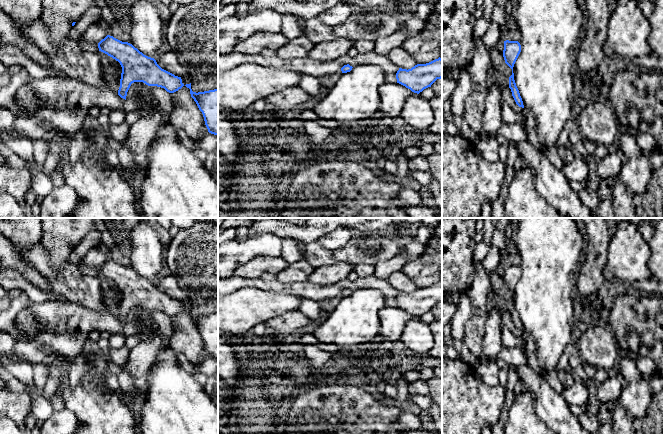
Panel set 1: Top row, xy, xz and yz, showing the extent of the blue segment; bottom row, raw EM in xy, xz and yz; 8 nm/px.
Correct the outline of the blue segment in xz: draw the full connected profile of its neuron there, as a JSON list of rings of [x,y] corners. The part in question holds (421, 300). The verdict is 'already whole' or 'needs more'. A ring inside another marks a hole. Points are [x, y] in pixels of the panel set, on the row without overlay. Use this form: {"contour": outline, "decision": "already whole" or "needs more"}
{"contour": [[[439,281],[426,288],[417,288],[411,293],[402,293],[396,297],[397,307],[410,313],[412,316],[419,318],[424,313],[431,311],[431,309],[437,304],[442,302],[442,283]]], "decision": "already whole"}

